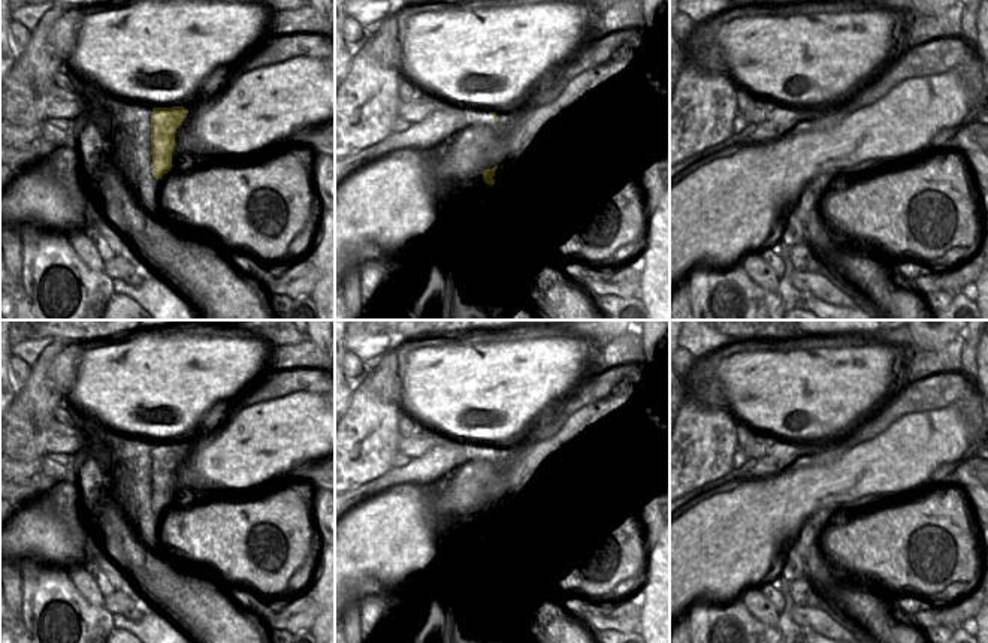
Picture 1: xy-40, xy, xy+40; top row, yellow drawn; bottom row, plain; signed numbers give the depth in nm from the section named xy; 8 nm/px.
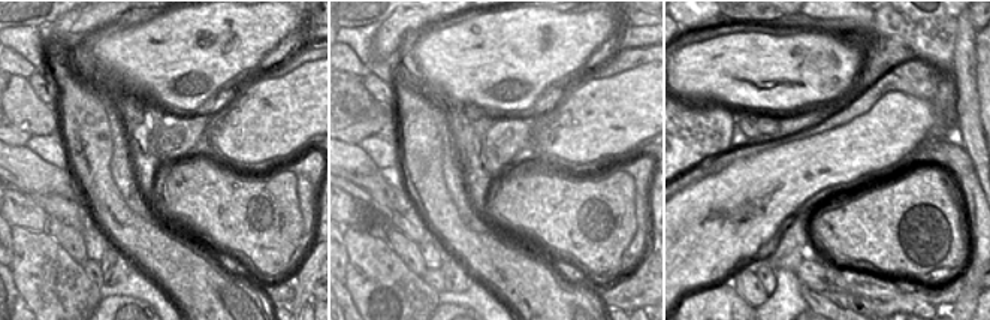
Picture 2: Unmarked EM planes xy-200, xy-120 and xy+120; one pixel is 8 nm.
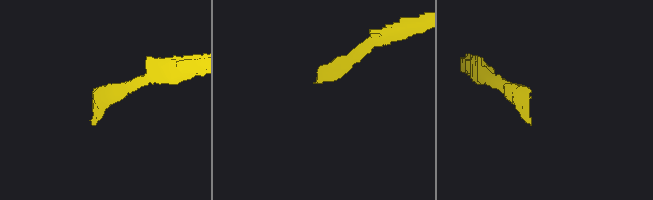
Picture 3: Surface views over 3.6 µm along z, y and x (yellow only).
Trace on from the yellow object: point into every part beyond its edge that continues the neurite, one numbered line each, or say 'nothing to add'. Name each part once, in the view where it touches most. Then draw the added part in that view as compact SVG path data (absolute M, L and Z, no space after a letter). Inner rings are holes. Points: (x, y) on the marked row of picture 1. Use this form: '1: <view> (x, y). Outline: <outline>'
1: xy-40 (136, 118). Outline: M120 103L121 123L129 136L127 148L135 166L133 197L139 208L154 211L157 208L157 194L160 179L151 173L151 114L152 108L133 103Z

